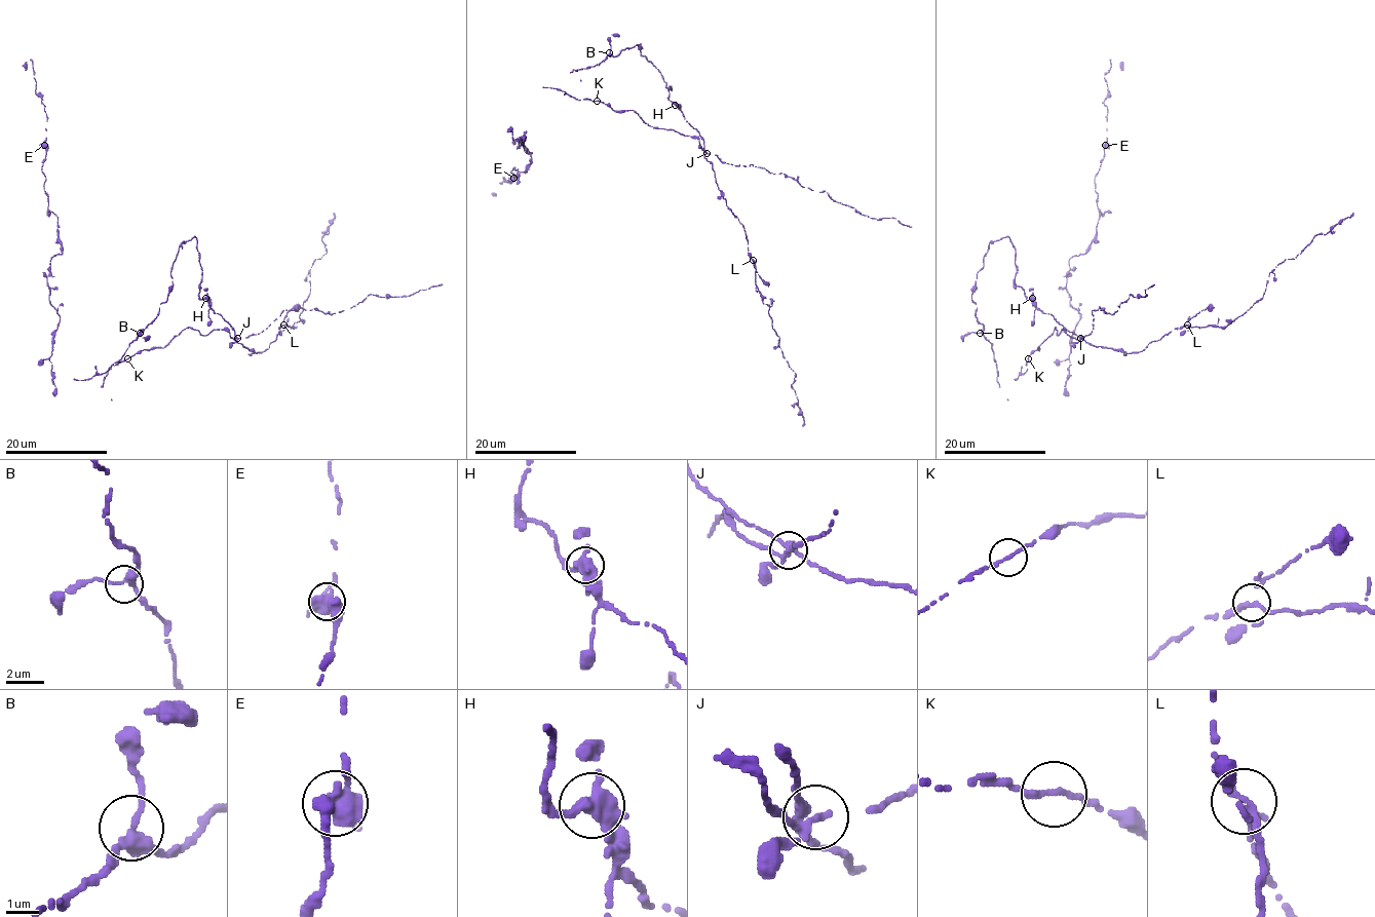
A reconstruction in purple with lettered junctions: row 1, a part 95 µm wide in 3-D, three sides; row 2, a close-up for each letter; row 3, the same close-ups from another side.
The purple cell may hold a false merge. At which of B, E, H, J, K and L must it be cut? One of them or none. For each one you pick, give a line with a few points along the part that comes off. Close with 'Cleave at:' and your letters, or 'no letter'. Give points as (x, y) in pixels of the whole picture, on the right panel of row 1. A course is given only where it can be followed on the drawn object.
Cleave at: no letter

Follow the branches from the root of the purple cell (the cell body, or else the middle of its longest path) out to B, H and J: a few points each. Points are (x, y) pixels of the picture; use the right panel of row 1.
B: (1028, 358), (1056, 327), (1058, 336), (1079, 337), (1015, 282), (1007, 237), (989, 244), (976, 273), (980, 333)
H: (1028, 358), (1056, 327), (1058, 336), (1064, 330), (1079, 338), (1051, 314), (1039, 310), (1032, 298)
J: (1028, 358), (1056, 327), (1058, 336), (1064, 330), (1067, 335), (1080, 338)

